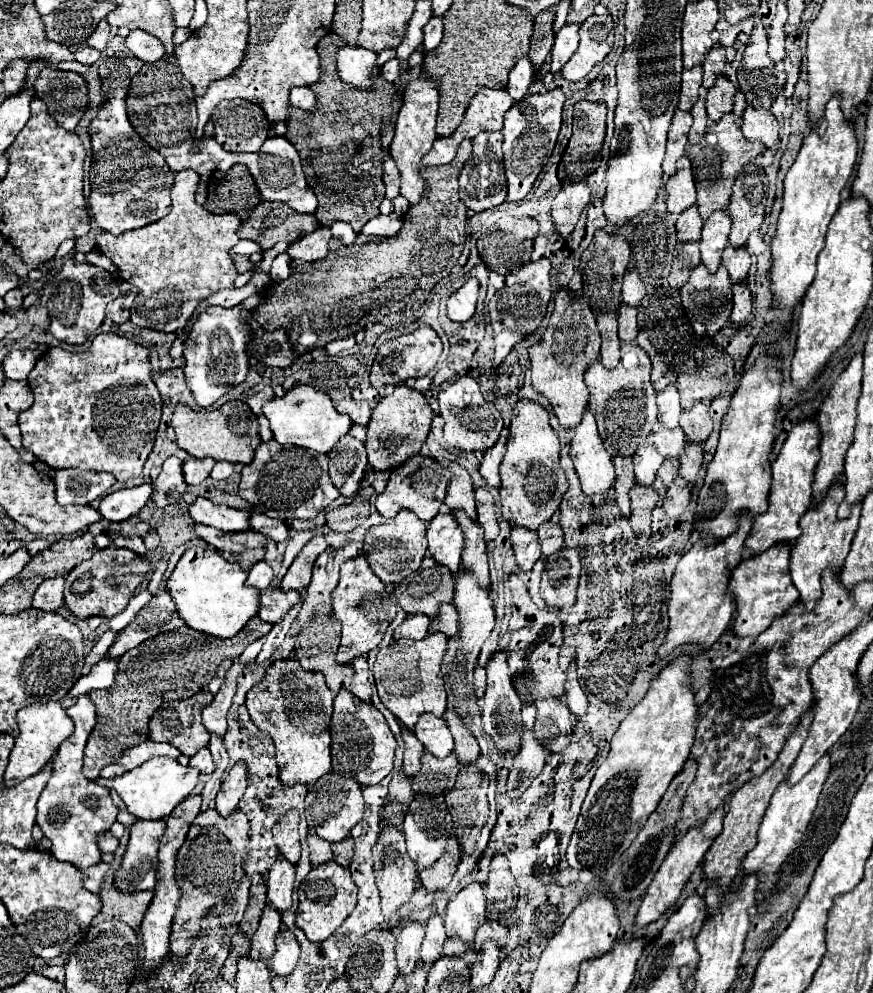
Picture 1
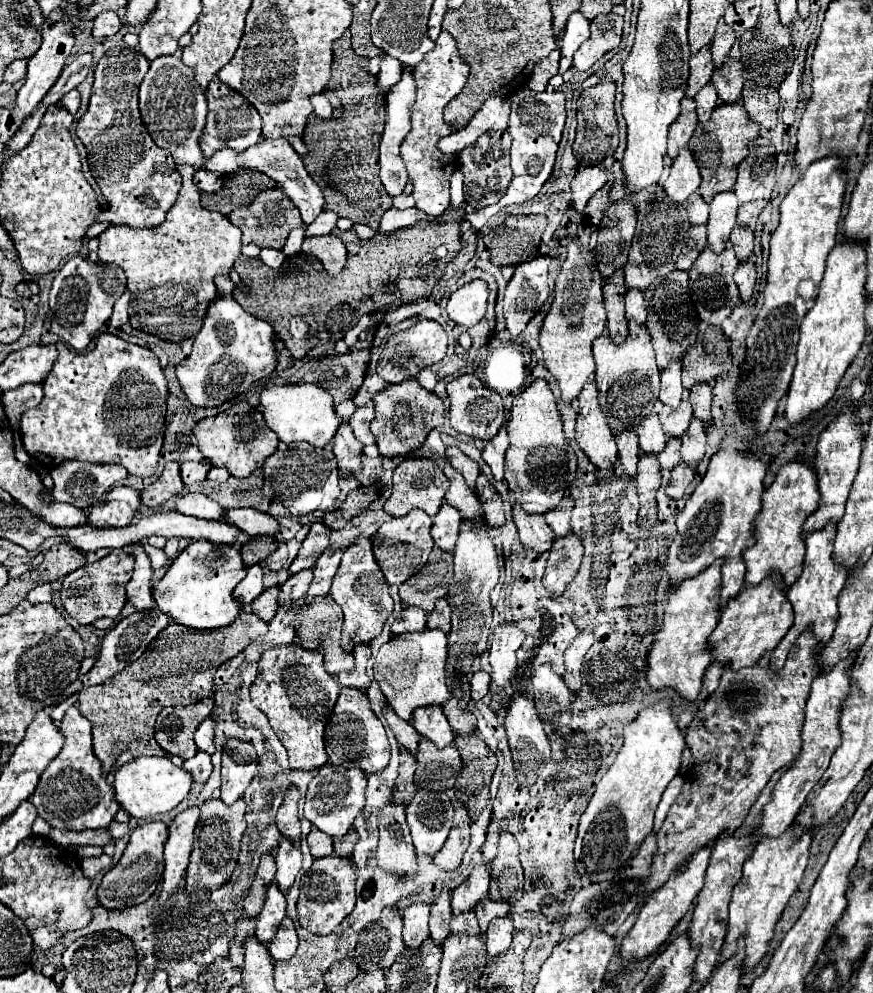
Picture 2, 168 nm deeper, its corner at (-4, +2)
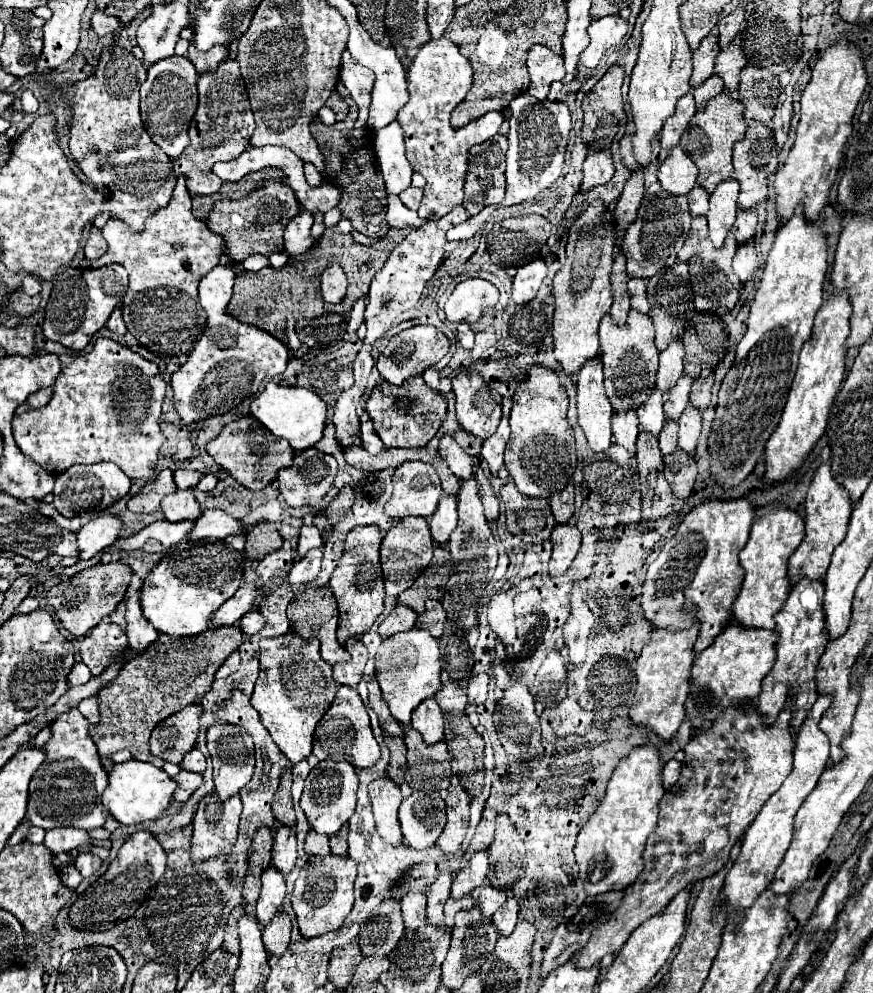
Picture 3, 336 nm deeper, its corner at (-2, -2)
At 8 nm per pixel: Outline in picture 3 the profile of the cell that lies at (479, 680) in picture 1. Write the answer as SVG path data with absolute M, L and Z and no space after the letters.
M485 672L471 676L469 688L467 688L469 704L481 704L481 702L485 702L485 698L487 698L487 682L489 682L489 676Z

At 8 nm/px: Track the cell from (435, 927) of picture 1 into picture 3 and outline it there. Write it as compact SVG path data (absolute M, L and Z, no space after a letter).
M441 872L437 880L431 884L431 890L427 892L427 922L431 926L443 924L443 904L449 898L453 876L449 872Z

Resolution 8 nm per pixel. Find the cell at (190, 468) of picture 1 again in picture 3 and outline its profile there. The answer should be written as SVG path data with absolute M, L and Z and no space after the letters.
M175 470L175 484L177 488L181 490L187 490L187 488L193 488L197 486L197 482L201 480L201 472L195 472L195 470Z

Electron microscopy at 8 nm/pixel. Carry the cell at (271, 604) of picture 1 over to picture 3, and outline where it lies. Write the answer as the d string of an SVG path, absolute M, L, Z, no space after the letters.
M251 610L251 612L247 612L243 618L241 618L241 622L239 622L239 626L241 626L241 630L245 632L245 634L257 634L263 626L267 624L267 620L265 620L265 616L259 612L259 610Z

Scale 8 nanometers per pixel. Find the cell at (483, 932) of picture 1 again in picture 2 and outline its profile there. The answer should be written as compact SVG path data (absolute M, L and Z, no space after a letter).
M485 898L481 900L477 906L475 906L475 914L479 918L479 928L481 932L487 930L489 922L495 918L495 916L505 916L509 914L509 904L503 902L503 900L491 900L491 898Z

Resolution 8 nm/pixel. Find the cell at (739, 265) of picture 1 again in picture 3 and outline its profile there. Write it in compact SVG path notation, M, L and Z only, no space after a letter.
M739 210L737 212L737 220L733 224L733 232L741 232L737 236L737 242L743 246L747 242L753 240L753 232L755 232L755 224L757 224L757 218L751 210Z

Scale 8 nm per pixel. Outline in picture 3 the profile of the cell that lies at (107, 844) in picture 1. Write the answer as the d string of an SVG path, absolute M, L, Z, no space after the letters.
M53 828L53 830L47 830L43 844L53 854L59 854L59 852L71 852L73 848L83 848L83 846L89 844L89 840L91 840L91 836L87 832L83 832L83 830L77 830L77 828Z

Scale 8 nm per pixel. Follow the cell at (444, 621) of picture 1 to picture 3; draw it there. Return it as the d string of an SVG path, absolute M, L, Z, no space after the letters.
M427 600L425 602L425 614L417 618L415 622L415 628L423 628L423 630L429 630L435 638L439 638L443 634L443 626L447 622L447 616L445 616L445 610L441 606L439 600Z

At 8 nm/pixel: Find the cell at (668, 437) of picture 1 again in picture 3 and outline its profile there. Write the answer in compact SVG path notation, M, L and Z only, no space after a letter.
M683 374L679 378L679 382L675 384L675 390L671 390L671 394L663 396L663 410L665 416L671 420L679 420L679 416L683 414L683 410L689 404L689 392L691 392L691 378L687 374Z

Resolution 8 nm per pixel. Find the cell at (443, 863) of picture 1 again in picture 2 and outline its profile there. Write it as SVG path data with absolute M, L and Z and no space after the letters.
M455 804L455 820L453 820L453 830L449 832L449 838L445 842L445 846L433 856L435 864L441 866L443 870L455 870L461 864L461 858L469 846L469 812L463 804Z

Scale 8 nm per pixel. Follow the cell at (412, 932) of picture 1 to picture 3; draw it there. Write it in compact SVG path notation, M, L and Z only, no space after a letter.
M409 892L401 900L403 922L407 930L417 930L425 924L425 904L427 904L427 896L423 892Z

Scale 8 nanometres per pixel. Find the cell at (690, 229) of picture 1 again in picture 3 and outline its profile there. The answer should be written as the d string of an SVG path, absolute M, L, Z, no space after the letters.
M695 186L689 194L689 210L693 216L703 216L707 214L707 204L709 204L709 194L701 188L701 186Z

